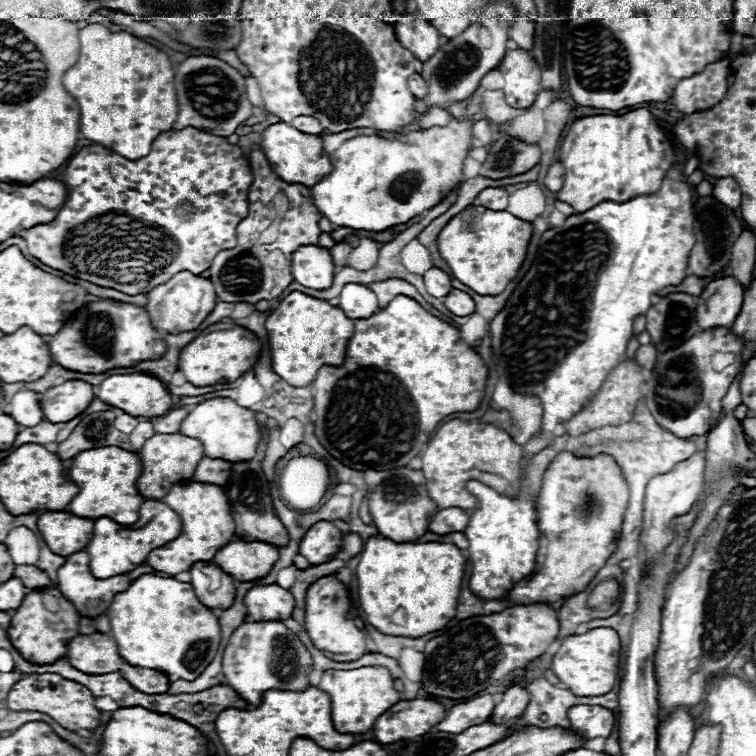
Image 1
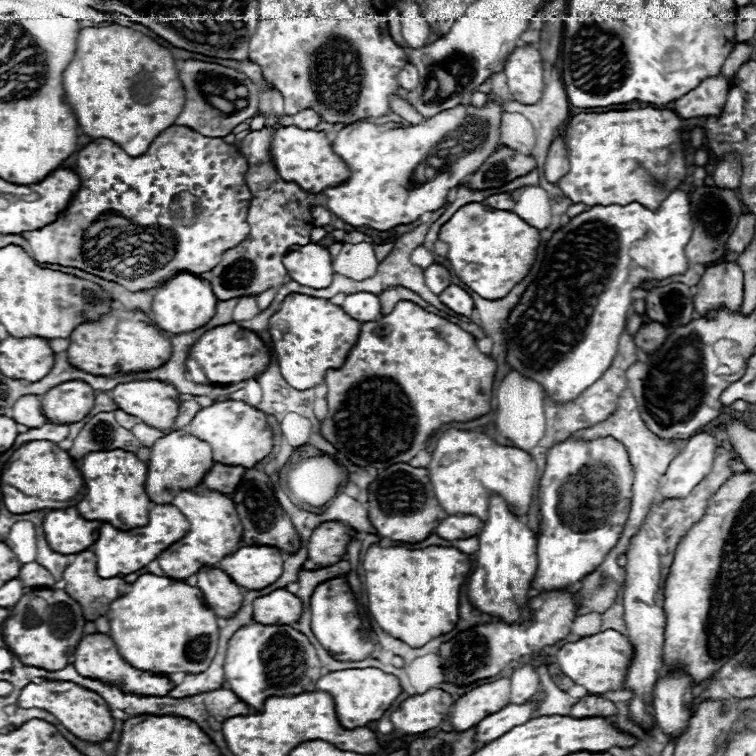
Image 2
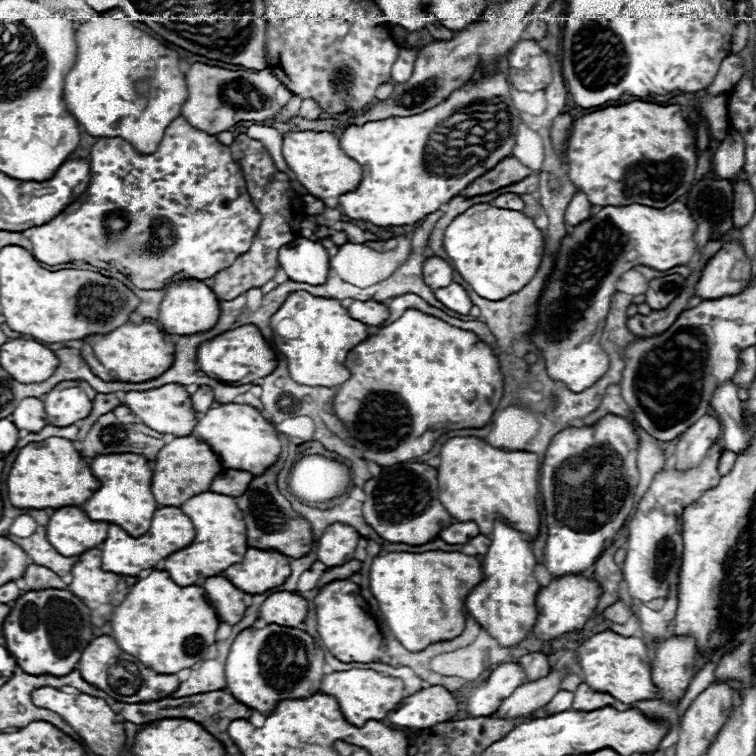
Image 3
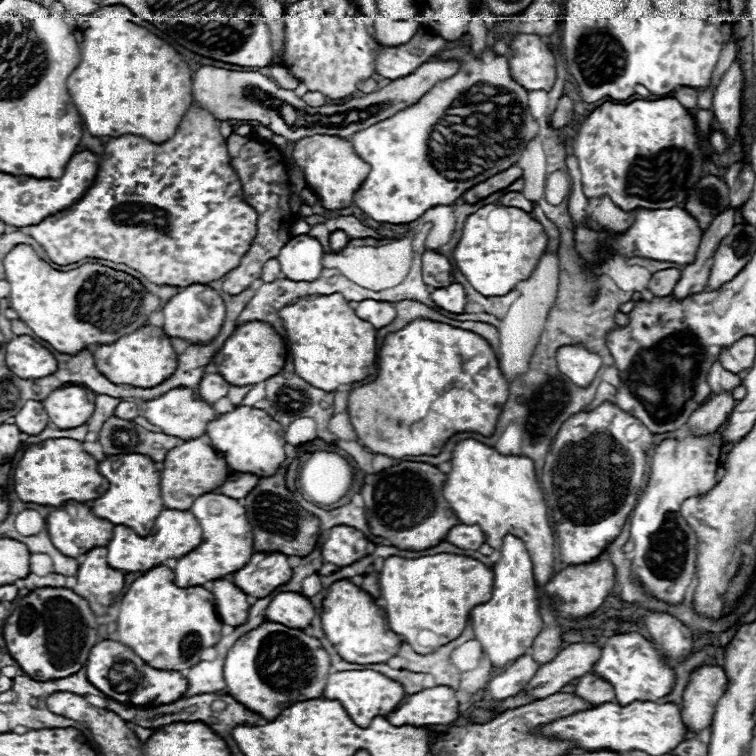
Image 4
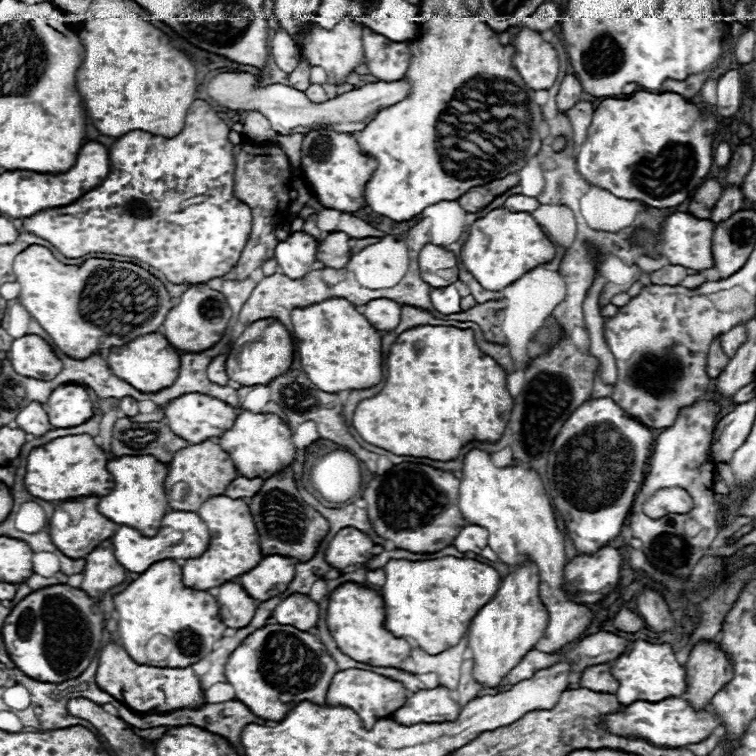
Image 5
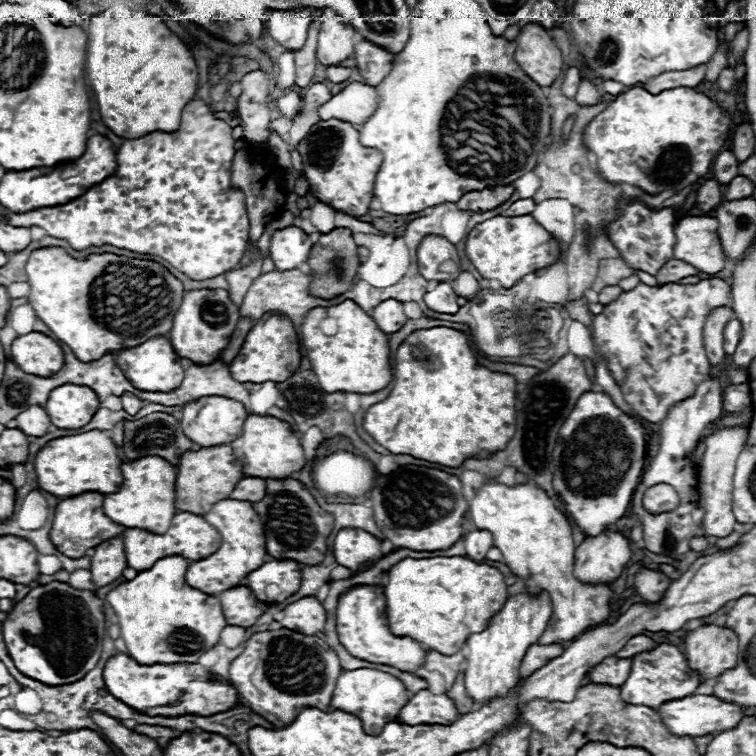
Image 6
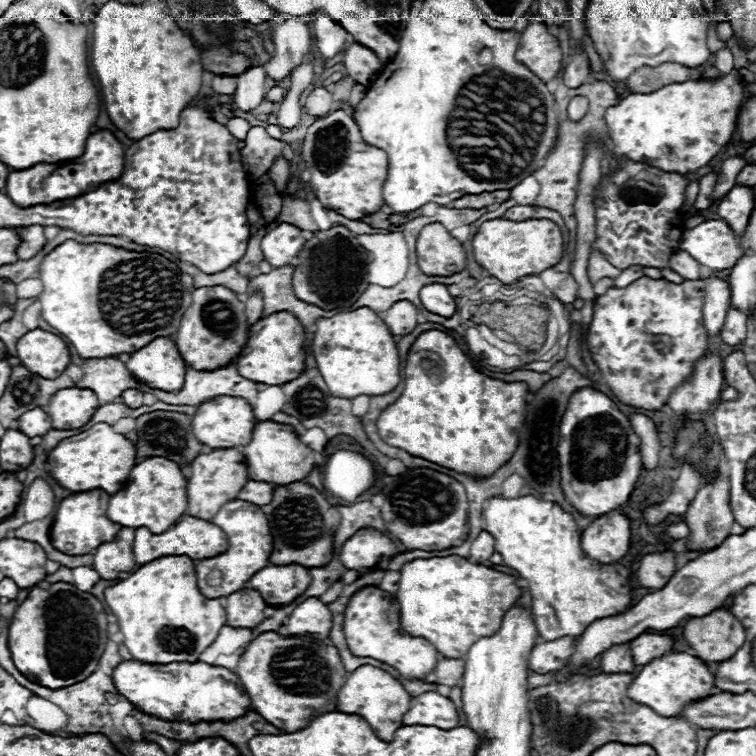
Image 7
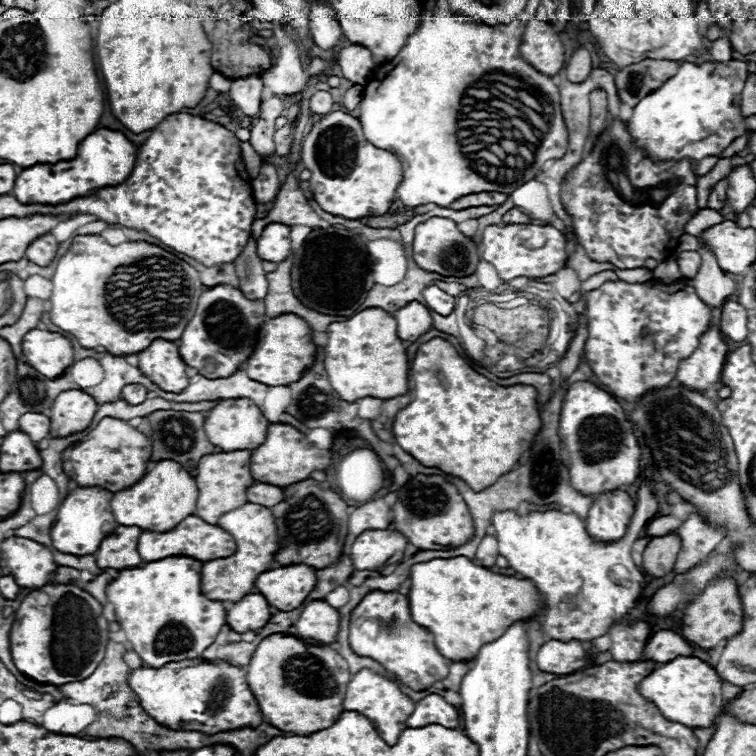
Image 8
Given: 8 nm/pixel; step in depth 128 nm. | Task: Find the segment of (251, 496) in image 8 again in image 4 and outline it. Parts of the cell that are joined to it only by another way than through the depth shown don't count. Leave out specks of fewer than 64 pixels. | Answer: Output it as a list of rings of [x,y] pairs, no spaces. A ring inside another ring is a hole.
[[[230,472],[226,482],[216,490],[218,494],[224,494],[228,498],[234,498],[234,500],[240,500],[244,498],[258,482],[258,476],[254,474],[244,474],[244,472]]]

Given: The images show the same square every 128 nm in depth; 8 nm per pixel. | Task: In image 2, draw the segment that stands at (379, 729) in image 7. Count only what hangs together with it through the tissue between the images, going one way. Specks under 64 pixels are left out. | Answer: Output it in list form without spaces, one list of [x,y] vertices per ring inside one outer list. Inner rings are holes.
[[[348,668],[348,670],[328,672],[316,682],[316,688],[322,692],[328,692],[334,698],[338,722],[348,730],[380,720],[382,714],[394,704],[394,700],[402,692],[400,680],[378,668]]]

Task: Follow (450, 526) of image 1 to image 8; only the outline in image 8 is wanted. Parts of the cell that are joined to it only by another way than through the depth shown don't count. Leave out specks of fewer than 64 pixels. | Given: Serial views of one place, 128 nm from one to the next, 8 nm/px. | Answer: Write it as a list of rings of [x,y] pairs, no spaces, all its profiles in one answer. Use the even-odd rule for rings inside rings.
[[[486,534],[482,540],[480,540],[480,546],[478,546],[478,552],[476,552],[476,562],[490,568],[494,566],[496,562],[496,556],[498,556],[498,542],[496,542],[496,536],[490,536]]]

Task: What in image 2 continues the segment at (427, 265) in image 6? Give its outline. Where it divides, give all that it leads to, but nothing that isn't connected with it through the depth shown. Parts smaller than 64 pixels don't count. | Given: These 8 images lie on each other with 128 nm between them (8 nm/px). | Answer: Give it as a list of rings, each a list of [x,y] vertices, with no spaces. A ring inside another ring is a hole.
[[[432,264],[424,270],[424,278],[426,278],[426,286],[438,296],[442,294],[448,286],[450,286],[450,272],[448,268],[440,266],[440,264]]]

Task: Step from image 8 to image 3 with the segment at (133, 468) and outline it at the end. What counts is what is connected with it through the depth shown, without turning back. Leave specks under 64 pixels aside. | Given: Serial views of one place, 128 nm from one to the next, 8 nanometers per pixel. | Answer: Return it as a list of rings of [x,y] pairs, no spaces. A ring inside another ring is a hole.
[[[48,438],[42,442],[30,442],[24,446],[8,474],[8,498],[14,508],[60,508],[60,506],[80,506],[86,502],[100,486],[92,476],[86,458],[74,450],[70,440]]]

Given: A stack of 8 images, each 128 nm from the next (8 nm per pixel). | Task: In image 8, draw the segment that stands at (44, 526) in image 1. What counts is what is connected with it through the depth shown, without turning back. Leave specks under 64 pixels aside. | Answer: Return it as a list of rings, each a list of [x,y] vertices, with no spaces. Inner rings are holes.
[[[100,486],[72,490],[62,500],[56,520],[50,528],[50,538],[52,538],[54,548],[64,554],[74,554],[74,556],[86,556],[86,554],[96,552],[100,542],[106,536],[110,536],[118,526],[112,510],[110,510],[110,500],[112,500],[112,492],[106,488],[100,488]]]

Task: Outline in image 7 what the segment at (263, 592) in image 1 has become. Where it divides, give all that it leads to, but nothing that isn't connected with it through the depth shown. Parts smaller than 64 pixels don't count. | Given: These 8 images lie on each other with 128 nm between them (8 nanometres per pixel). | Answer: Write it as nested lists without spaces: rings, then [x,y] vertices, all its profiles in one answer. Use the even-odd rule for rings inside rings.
[[[308,598],[294,608],[294,612],[286,620],[288,634],[302,636],[314,634],[318,638],[328,638],[332,628],[332,612],[318,598]]]

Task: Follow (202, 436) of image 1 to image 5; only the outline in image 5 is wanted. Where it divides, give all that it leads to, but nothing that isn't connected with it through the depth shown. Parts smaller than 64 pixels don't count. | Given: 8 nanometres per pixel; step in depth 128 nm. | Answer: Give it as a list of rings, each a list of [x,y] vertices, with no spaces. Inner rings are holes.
[[[250,410],[240,412],[234,420],[234,426],[218,436],[216,444],[224,452],[228,452],[240,474],[248,474],[248,478],[252,478],[252,474],[260,474],[260,478],[264,480],[292,464],[296,452],[292,444],[292,430],[282,418],[278,418],[276,414],[256,414]]]

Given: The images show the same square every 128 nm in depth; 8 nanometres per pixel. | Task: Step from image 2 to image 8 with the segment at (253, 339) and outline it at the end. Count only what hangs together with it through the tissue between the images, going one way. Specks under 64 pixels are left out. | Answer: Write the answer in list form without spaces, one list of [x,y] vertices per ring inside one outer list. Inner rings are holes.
[[[280,314],[270,318],[260,328],[260,342],[254,348],[252,356],[242,364],[242,370],[256,382],[266,386],[288,386],[300,380],[316,356],[316,346],[312,342],[312,330],[296,314]]]

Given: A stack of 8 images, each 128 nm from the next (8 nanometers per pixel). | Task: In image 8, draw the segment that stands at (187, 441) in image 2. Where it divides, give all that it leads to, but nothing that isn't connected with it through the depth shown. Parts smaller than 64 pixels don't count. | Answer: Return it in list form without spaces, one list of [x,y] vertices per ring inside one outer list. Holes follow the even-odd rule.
[[[236,450],[236,452],[216,452],[206,454],[200,458],[196,466],[196,486],[198,486],[198,502],[196,502],[196,516],[204,518],[204,522],[216,524],[218,518],[242,504],[246,504],[246,488],[256,482],[250,474],[250,450]]]

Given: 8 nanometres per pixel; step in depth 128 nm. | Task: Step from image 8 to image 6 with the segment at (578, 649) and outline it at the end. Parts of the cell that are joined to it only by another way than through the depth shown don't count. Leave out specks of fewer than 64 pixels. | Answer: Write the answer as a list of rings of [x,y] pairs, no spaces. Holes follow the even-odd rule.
[[[532,644],[526,650],[524,660],[520,664],[520,678],[526,678],[528,674],[540,670],[540,666],[546,666],[552,658],[558,658],[562,652],[564,652],[564,648],[560,644],[550,644],[550,646]]]

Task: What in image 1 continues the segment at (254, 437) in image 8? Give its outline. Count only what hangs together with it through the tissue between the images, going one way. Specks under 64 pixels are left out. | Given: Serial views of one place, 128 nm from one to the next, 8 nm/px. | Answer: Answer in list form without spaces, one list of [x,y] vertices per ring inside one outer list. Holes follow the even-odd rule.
[[[112,374],[98,386],[96,398],[132,416],[164,416],[172,406],[172,394],[154,376]]]

